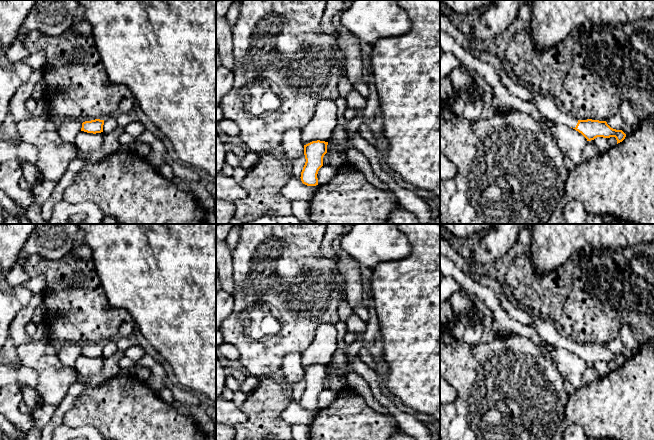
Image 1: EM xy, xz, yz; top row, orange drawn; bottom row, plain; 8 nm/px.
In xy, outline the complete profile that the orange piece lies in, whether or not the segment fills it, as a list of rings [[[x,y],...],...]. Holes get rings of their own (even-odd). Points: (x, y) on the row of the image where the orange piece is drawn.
[[[100,119],[85,121],[82,123],[81,131],[93,134],[101,133],[103,132],[103,125],[104,125],[104,120]]]

